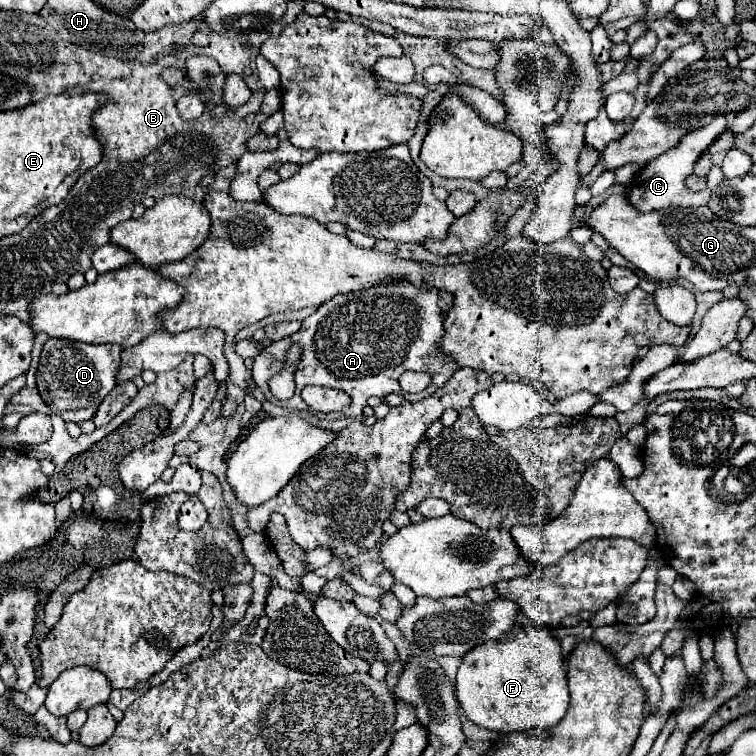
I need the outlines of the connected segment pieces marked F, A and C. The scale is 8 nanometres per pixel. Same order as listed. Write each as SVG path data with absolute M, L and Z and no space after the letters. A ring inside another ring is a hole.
M515 623L500 639L485 641L463 655L455 695L465 717L489 731L511 733L555 727L569 707L561 645L547 627Z
M407 279L387 281L385 285L375 285L363 291L341 293L323 303L313 315L309 315L301 329L281 341L265 347L251 367L254 381L263 391L267 400L273 399L268 381L283 367L285 351L293 343L303 345L303 355L295 371L297 391L291 399L285 401L285 407L307 409L307 403L301 399L301 389L305 385L321 385L345 391L351 397L351 405L345 411L339 411L339 417L361 415L369 397L385 397L391 393L403 393L399 377L405 371L423 371L431 375L431 383L419 391L409 393L409 401L419 401L455 373L455 363L443 363L441 355L433 349L443 337L443 313L453 305L453 293L441 289L423 289L411 285Z
M715 117L713 123L709 123L707 127L701 127L697 131L691 131L689 135L685 135L683 143L679 143L675 149L669 149L661 157L653 159L651 163L647 163L645 169L641 169L641 173L635 175L635 179L631 183L629 201L633 201L633 205L639 211L667 209L671 205L675 205L675 207L699 207L699 205L707 205L711 193L707 193L707 191L705 193L703 191L691 193L689 189L685 189L685 179L693 173L693 165L699 159L699 155L703 155L707 151L707 147L725 131L727 131L725 117Z

